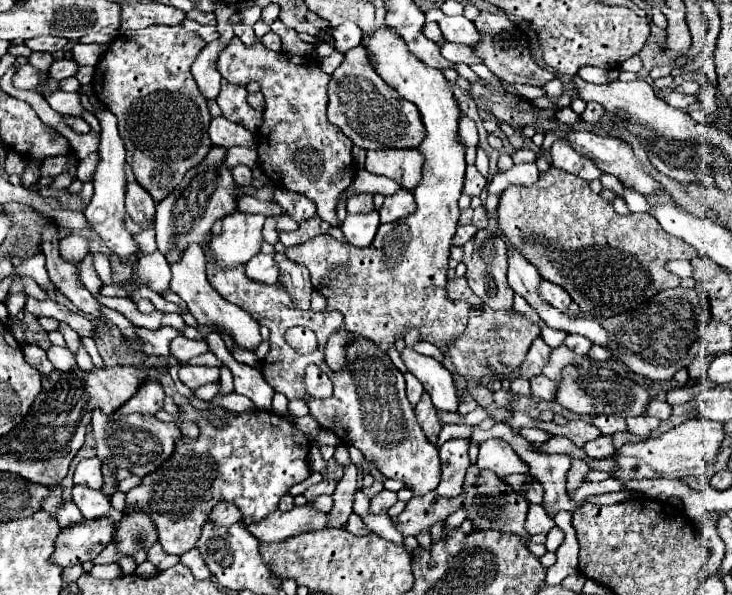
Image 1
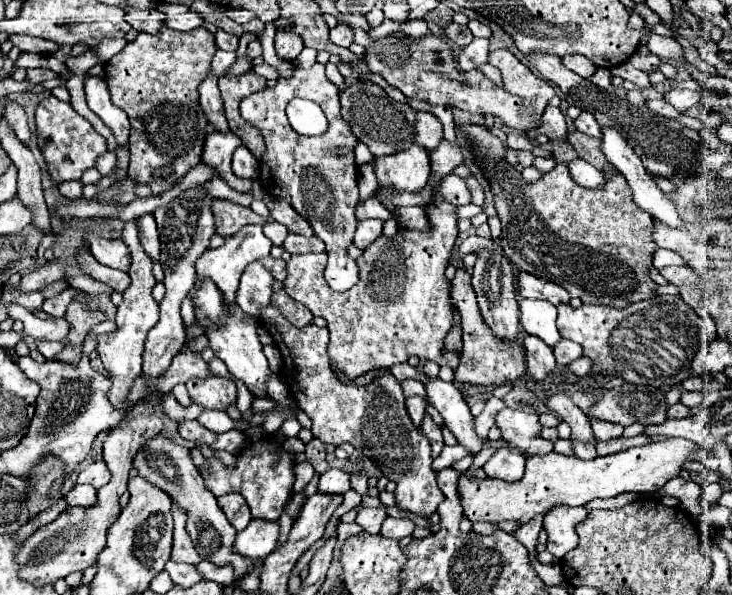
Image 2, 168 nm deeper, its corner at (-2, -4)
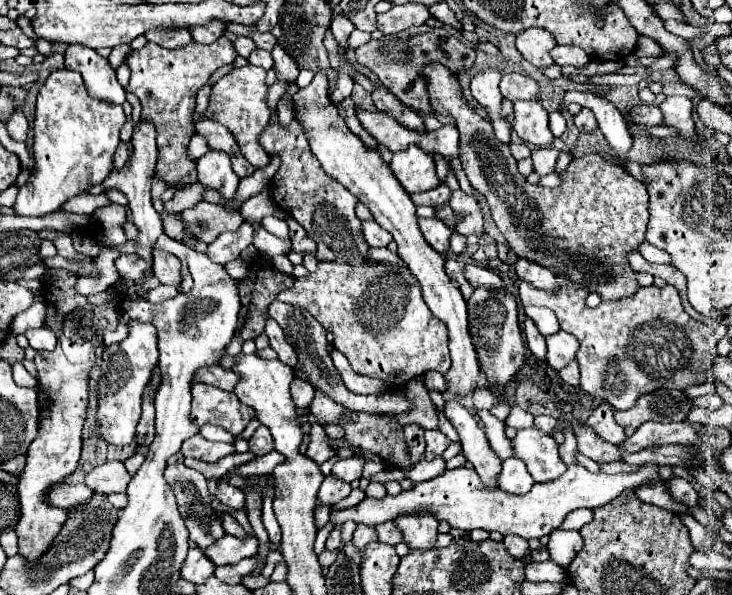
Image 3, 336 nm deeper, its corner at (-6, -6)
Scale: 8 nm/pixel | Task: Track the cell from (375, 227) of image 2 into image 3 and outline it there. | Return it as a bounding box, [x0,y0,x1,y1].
[363,220,393,246]

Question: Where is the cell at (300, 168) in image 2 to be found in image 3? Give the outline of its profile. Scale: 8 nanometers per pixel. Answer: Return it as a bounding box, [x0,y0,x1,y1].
[259,120,369,266]

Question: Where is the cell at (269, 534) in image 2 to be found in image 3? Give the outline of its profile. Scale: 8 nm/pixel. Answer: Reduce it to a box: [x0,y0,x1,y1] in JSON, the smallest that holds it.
[203,534,257,566]

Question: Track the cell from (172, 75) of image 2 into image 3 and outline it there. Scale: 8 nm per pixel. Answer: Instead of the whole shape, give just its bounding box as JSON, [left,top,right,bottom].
[127,36,237,186]

